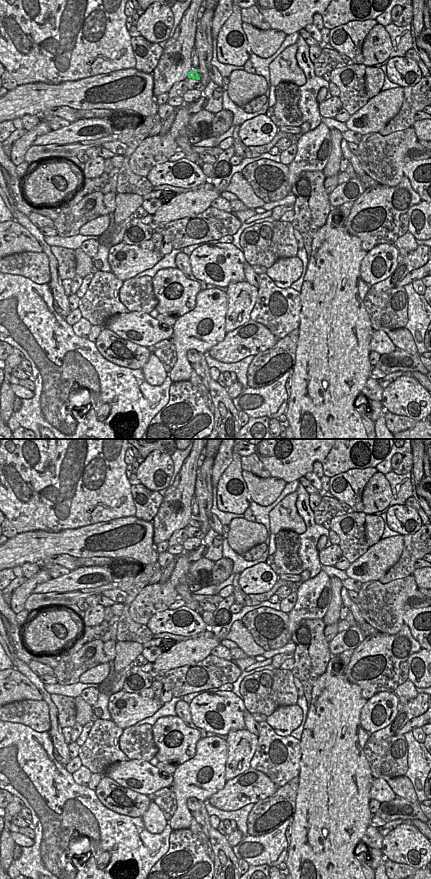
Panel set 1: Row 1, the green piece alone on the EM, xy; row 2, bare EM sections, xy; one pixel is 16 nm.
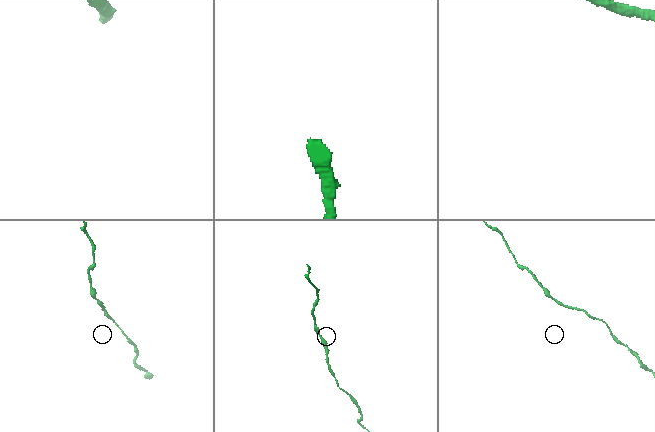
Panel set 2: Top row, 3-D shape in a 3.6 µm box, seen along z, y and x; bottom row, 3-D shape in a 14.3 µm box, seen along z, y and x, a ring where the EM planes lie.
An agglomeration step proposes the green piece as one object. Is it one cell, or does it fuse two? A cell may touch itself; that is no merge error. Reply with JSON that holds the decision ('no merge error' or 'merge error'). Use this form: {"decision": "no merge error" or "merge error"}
{"decision": "no merge error"}

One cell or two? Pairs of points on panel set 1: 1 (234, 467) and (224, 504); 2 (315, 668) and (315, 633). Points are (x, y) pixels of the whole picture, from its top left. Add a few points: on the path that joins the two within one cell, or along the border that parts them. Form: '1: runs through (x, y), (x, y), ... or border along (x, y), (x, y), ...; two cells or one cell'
1: runs through (232, 476), (225, 484), (225, 495); one cell
2: runs through (315, 659), (315, 642); one cell

